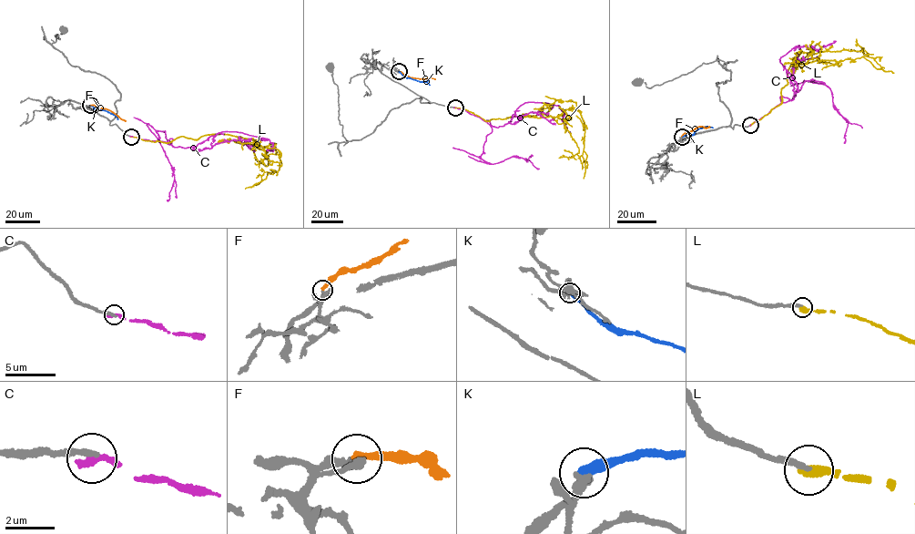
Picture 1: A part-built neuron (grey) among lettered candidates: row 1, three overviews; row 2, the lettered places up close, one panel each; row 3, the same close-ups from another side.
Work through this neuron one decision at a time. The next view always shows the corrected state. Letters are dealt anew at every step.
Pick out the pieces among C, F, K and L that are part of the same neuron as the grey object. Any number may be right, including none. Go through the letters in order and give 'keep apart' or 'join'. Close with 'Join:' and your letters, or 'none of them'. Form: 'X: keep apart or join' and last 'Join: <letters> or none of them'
C: keep apart
F: keep apart
K: keep apart
L: join
Join: L

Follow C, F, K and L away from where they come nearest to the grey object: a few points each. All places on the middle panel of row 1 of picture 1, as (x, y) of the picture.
C: (454, 107), (498, 128), (510, 122), (515, 109), (525, 103), (557, 105), (564, 113), (563, 120), (570, 133)
F: (399, 71), (416, 78), (435, 79)
K: (399, 71), (430, 85)
L: (455, 107), (488, 121), (543, 114), (555, 118), (575, 107), (584, 124), (584, 150), (587, 156), (584, 179)

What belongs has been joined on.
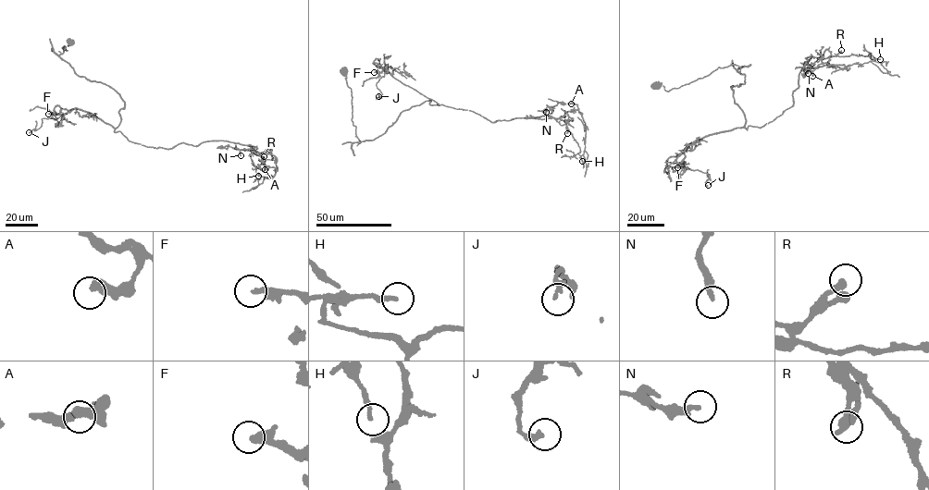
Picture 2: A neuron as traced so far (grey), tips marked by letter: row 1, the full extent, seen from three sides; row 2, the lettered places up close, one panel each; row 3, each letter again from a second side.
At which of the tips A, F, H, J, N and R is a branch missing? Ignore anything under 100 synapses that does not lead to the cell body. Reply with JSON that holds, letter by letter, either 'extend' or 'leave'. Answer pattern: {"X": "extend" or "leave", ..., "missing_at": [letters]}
{"A": "leave", "F": "extend", "H": "leave", "J": "leave", "N": "leave", "R": "leave", "missing_at": ["F"]}

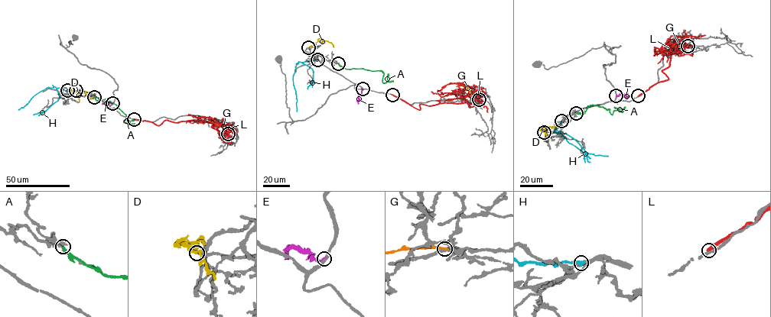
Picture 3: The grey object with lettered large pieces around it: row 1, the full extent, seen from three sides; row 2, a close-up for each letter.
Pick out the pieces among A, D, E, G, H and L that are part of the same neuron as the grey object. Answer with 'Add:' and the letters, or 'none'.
Add: D

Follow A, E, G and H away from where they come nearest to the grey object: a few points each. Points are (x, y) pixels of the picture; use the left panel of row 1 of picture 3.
A: (94, 97), (97, 100), (106, 100), (116, 105), (128, 117), (124, 122), (129, 123), (134, 120)
E: (113, 103), (108, 101), (103, 104)
G: (228, 134), (224, 127), (212, 121)
H: (76, 90), (54, 86), (46, 88), (18, 109)

